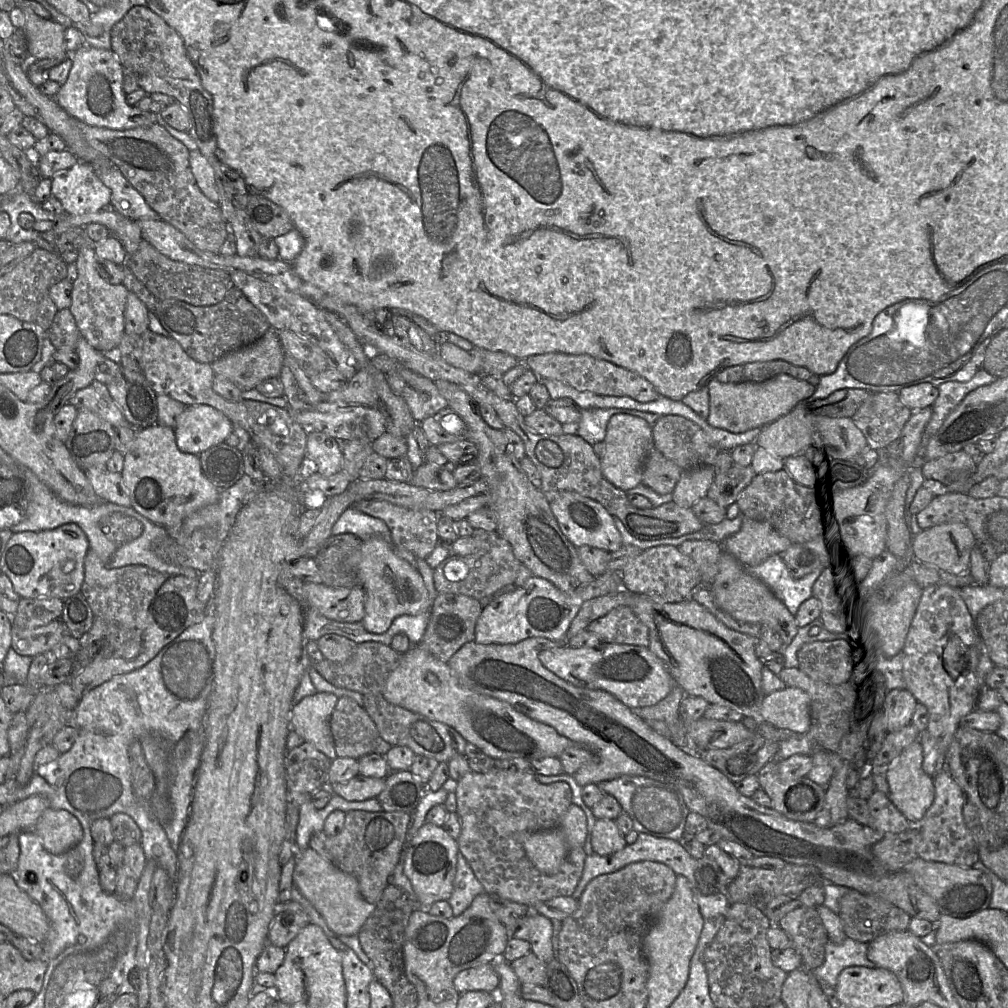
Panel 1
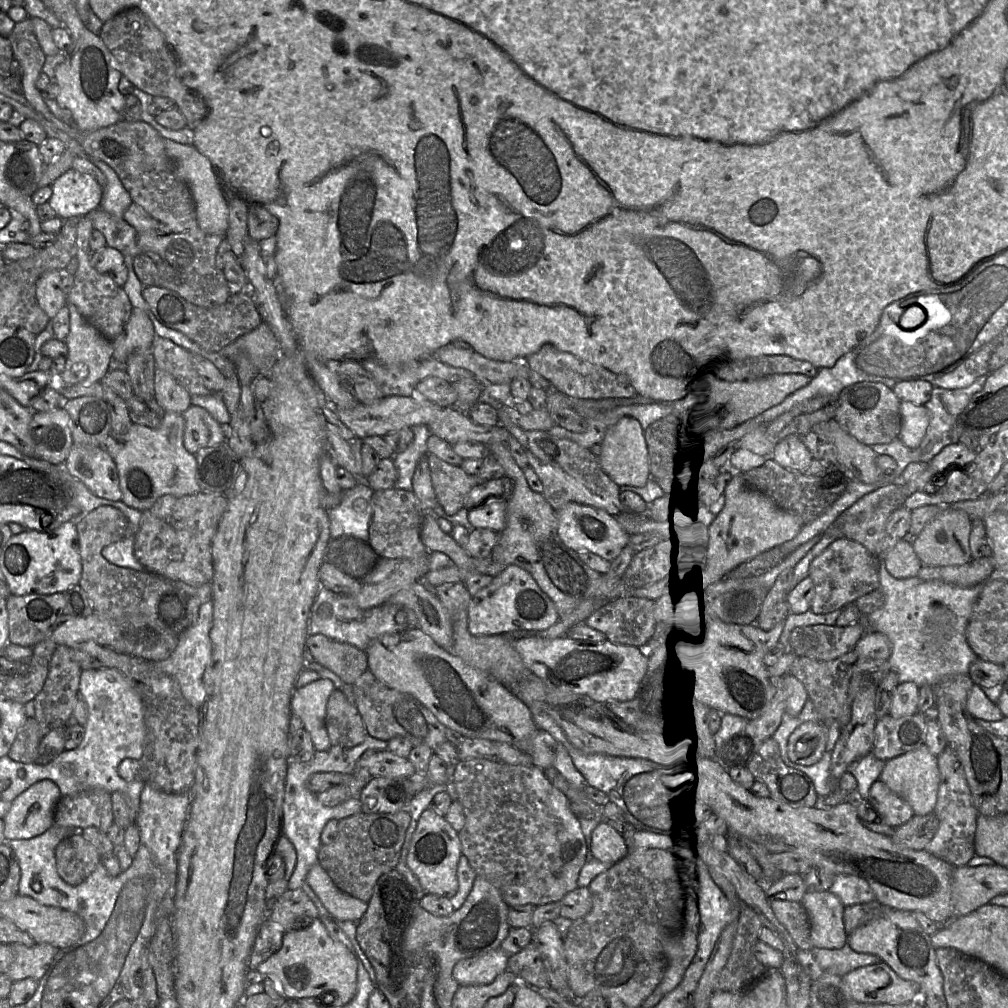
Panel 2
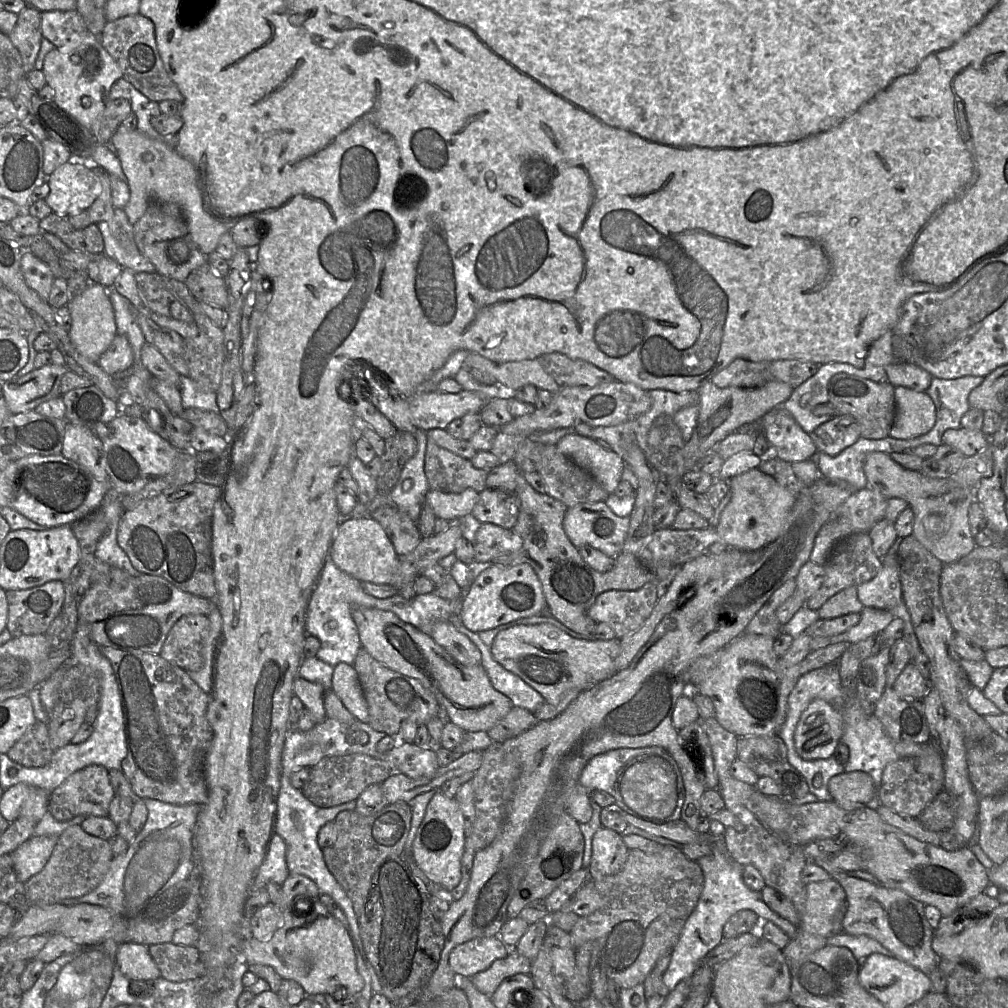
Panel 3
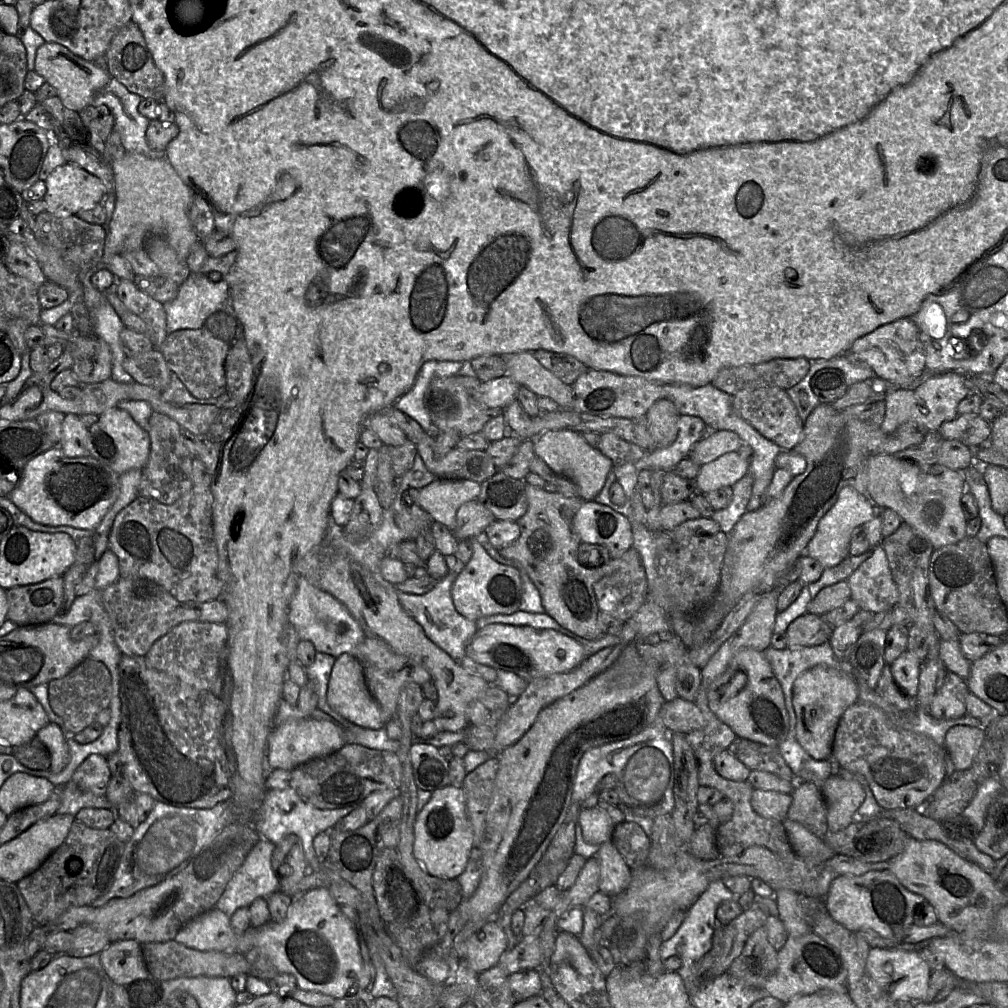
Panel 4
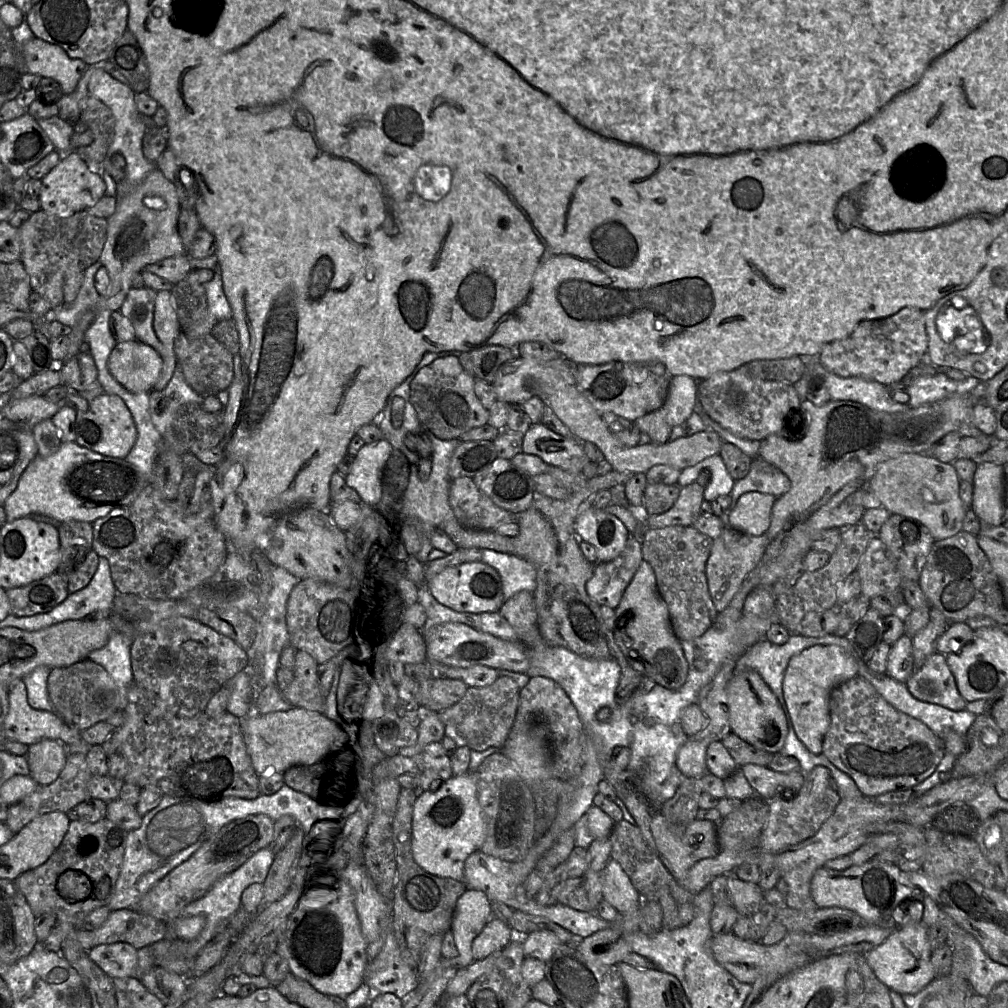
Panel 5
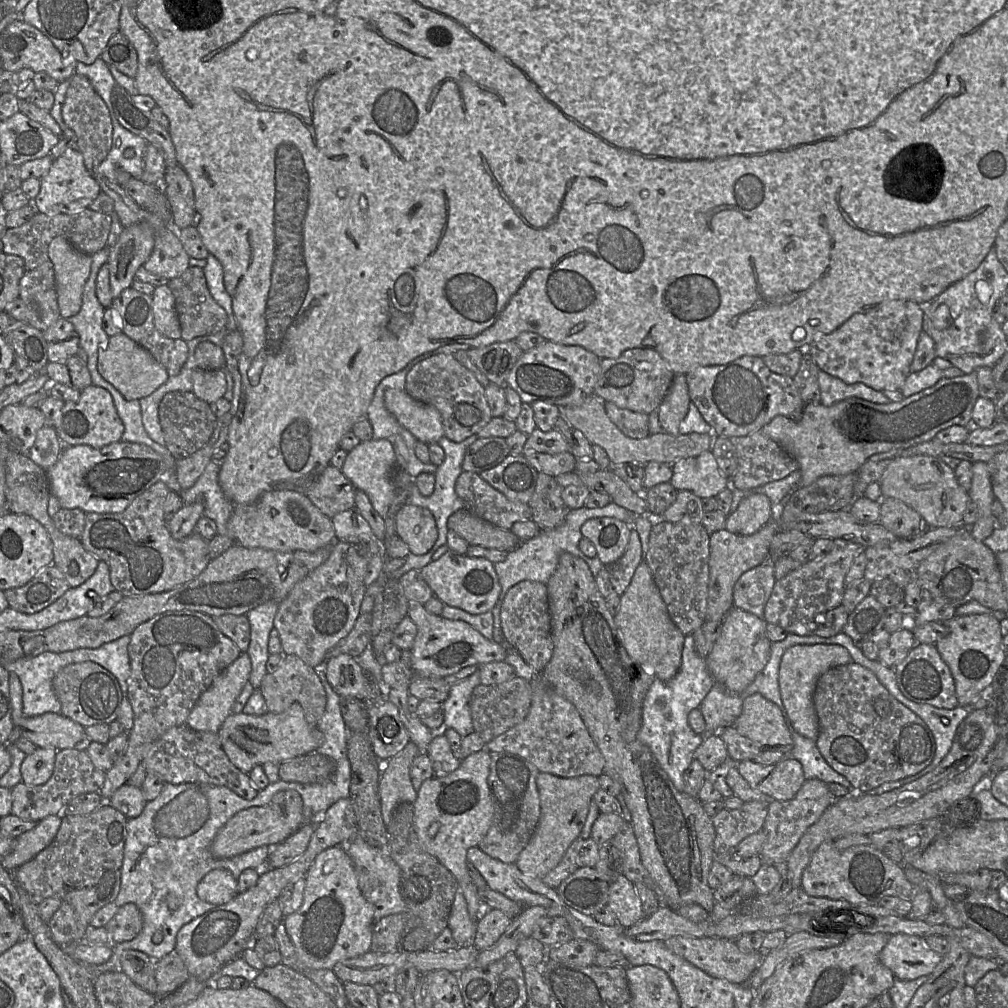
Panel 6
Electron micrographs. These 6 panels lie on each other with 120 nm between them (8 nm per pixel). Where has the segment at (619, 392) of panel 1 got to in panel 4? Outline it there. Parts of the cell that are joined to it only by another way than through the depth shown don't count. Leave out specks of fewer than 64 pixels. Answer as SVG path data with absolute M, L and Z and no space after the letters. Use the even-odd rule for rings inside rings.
M543 349L532 353L543 367L567 385L572 385L579 376L589 370L585 364L568 354Z

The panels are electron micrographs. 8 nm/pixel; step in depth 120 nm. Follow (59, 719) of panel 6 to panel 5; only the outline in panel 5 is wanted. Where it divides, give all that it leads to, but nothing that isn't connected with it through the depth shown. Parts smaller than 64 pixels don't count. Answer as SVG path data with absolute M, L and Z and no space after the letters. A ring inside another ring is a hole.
M22 680L14 681L9 687L9 710L3 723L6 740L13 740L28 746L42 740L51 739L61 742L65 747L80 744L81 732L68 726L59 716L42 710L33 709L27 701L27 691Z

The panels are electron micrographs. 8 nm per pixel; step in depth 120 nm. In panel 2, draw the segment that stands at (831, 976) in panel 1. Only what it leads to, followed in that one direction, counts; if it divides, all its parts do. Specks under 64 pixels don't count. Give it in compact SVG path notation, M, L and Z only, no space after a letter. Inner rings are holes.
M846 944L839 949L814 948L814 959L823 971L844 976L858 968L879 963L881 959L872 954L859 953Z

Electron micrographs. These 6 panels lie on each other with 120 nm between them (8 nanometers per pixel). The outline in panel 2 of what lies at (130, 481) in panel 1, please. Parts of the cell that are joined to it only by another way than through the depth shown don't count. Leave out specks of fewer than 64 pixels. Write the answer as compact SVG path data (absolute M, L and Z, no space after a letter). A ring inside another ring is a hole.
M168 411L159 428L150 428L145 425L133 423L128 432L118 437L121 443L120 451L114 458L119 472L122 502L141 512L149 509L163 495L181 497L201 491L197 482L197 460L184 446L185 419L182 413Z

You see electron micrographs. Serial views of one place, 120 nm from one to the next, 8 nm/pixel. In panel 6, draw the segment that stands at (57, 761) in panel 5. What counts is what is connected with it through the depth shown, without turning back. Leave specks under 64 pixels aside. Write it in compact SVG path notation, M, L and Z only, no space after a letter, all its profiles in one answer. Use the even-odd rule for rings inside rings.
M39 748L26 756L21 765L22 782L28 785L45 784L51 777L57 749Z

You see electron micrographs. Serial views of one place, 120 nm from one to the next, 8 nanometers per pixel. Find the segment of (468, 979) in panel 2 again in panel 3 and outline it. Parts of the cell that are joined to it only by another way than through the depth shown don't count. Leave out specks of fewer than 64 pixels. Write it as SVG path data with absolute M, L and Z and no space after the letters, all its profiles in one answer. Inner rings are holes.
M499 936L479 937L458 945L450 954L450 967L458 978L472 978L476 974L487 970L494 961L505 958L509 952L508 947Z

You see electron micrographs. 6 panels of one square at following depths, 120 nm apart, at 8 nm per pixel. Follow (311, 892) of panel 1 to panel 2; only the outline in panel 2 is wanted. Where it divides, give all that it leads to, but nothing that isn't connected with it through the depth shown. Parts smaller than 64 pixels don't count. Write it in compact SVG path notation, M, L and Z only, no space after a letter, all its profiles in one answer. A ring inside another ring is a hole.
M319 862L309 870L306 881L336 921L358 923L368 909L368 903L342 892Z

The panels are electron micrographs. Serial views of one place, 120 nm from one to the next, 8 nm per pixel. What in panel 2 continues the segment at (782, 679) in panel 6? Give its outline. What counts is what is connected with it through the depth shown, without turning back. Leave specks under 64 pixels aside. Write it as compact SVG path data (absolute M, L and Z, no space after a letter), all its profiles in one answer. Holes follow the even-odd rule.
M819 720L799 725L788 740L788 758L803 766L817 763L826 752L827 727Z

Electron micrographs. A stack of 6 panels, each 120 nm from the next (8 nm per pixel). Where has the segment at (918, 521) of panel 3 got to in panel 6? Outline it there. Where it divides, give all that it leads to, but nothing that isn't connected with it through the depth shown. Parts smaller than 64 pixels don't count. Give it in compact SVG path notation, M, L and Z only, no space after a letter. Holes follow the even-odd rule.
M915 455L893 461L879 480L884 498L896 498L916 510L929 528L964 527L964 513L970 503L968 491L957 482L955 471L939 457Z

